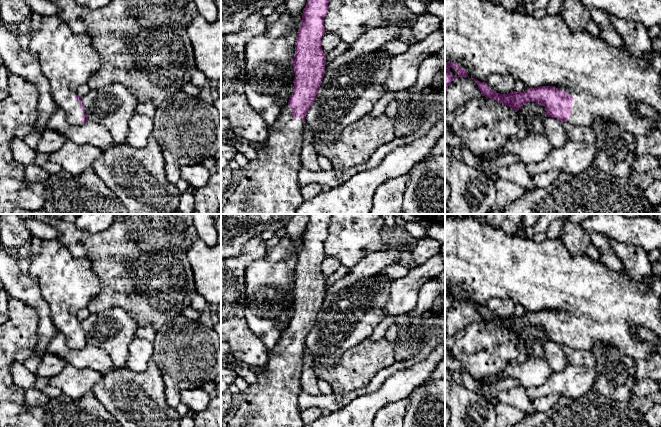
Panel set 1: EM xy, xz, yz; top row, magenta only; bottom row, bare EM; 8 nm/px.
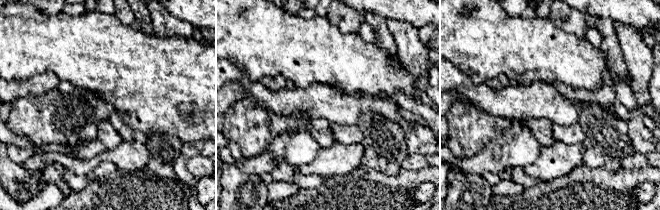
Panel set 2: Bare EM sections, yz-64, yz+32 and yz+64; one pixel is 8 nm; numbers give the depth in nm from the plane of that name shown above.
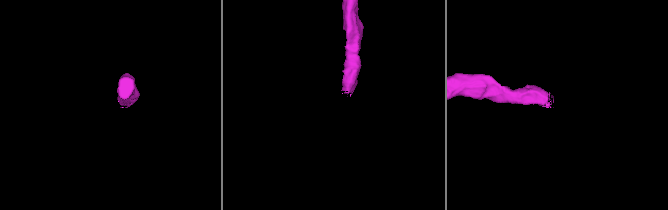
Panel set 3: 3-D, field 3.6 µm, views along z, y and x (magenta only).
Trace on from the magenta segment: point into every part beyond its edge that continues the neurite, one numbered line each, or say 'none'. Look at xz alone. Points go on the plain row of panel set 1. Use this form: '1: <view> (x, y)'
1: xz (272, 401)

